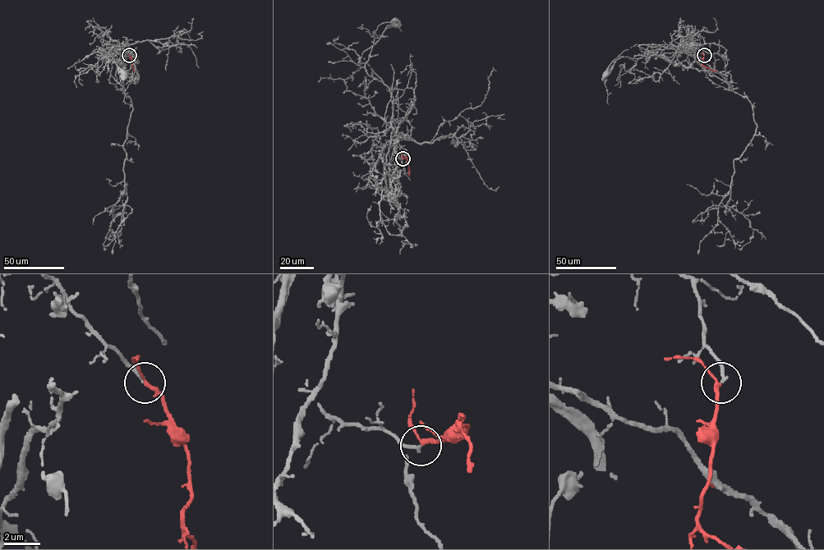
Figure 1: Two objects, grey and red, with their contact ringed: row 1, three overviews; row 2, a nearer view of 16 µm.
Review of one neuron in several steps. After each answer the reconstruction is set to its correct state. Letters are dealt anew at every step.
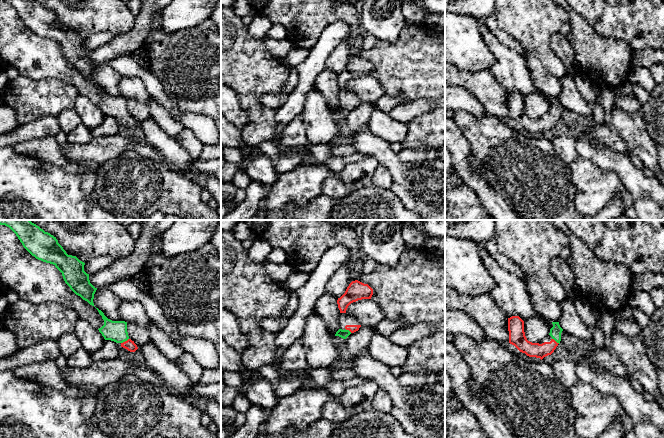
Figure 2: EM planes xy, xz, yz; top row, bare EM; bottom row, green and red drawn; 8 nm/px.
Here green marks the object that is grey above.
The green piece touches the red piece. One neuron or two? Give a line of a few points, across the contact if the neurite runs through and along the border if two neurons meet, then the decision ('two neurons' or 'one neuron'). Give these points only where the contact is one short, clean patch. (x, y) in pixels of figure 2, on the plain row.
line xy (116, 107), (124, 117), (129, 120); one neuron

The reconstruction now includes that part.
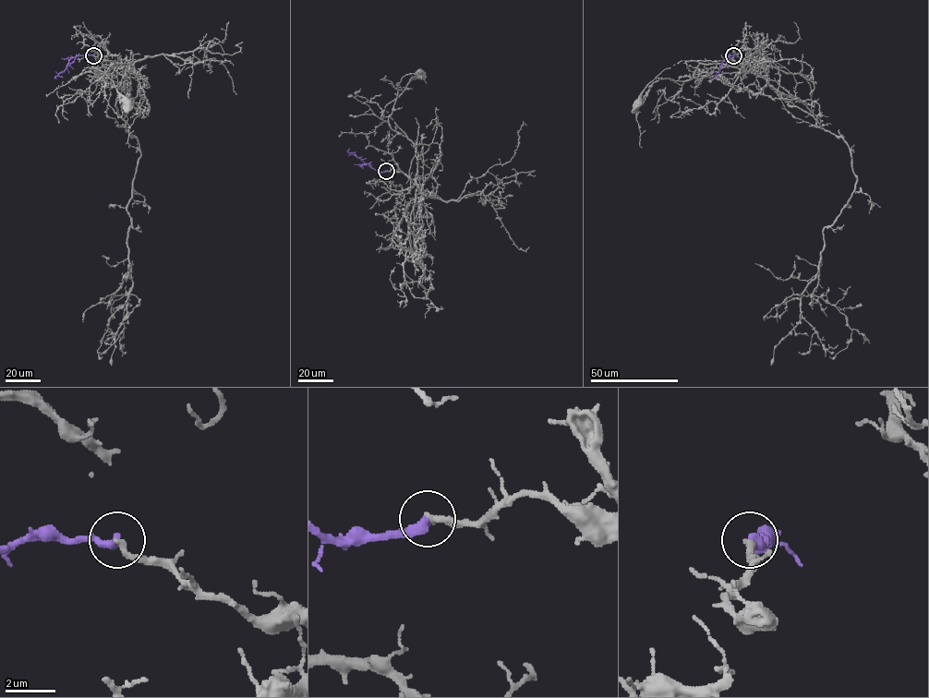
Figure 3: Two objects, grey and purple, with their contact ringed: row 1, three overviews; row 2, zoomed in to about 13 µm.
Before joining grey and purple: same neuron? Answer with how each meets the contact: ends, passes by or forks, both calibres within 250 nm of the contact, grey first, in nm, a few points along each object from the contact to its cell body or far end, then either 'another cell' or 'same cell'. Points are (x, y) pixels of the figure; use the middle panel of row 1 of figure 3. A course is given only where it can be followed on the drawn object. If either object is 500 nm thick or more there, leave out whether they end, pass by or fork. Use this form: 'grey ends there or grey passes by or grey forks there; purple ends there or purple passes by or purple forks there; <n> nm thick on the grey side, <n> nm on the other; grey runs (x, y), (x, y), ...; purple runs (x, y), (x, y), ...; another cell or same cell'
grey ends there; purple ends there; 260 nm thick on the grey side, 400 nm on the other; grey runs (386, 171), (399, 170), (415, 178), (416, 146), (392, 129), (388, 117), (395, 99), (412, 79), (420, 76); purple runs (386, 171), (378, 172), (349, 153), (349, 148); same cell

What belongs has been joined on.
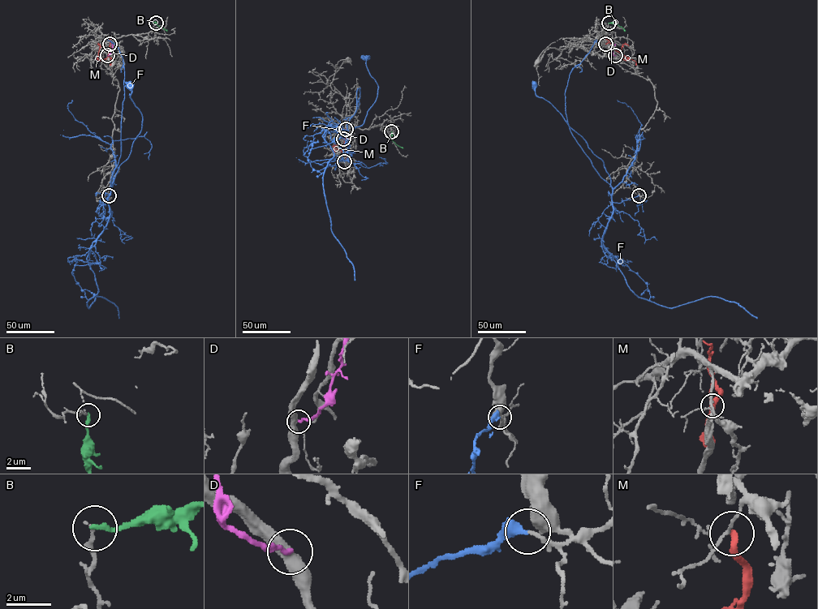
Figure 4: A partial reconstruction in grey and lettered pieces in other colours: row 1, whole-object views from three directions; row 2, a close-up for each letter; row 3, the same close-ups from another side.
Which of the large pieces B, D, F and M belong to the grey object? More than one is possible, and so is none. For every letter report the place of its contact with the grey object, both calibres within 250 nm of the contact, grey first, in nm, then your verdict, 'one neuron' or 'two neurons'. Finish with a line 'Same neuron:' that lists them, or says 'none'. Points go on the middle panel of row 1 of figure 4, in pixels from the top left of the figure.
B: contact (391, 131); calibres 190 and 240 nm; two neurons
D: contact (343, 139); calibres 480 and 200 nm; two neurons
F: contact (344, 161); calibres 170 and 380 nm; two neurons
M: contact (346, 129); calibres 110 and 320 nm; two neurons
Same neuron: none

